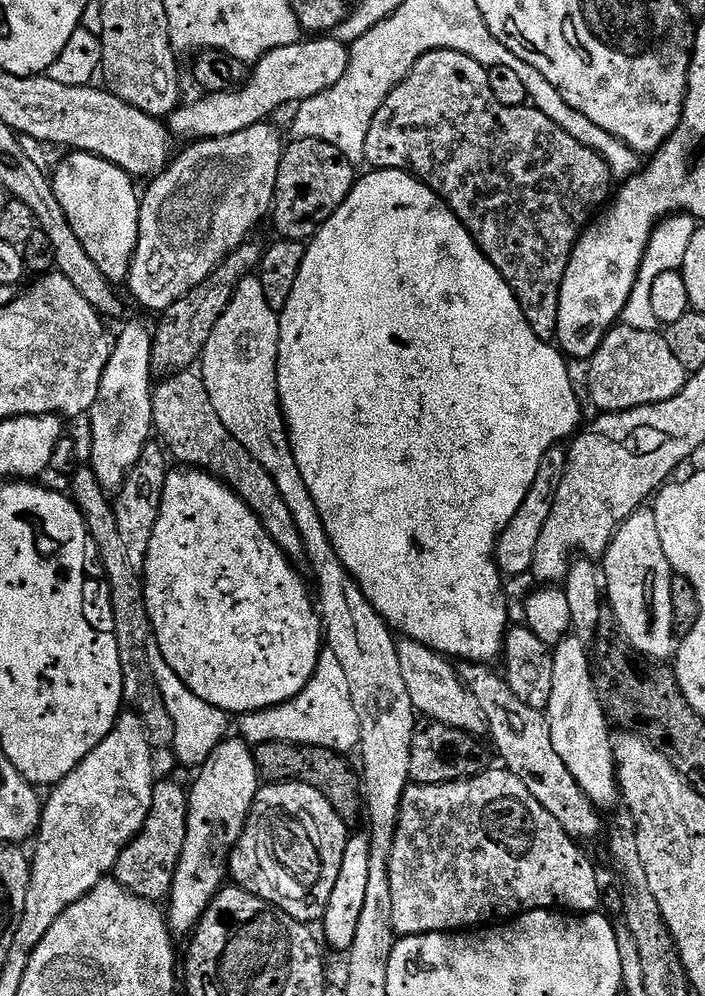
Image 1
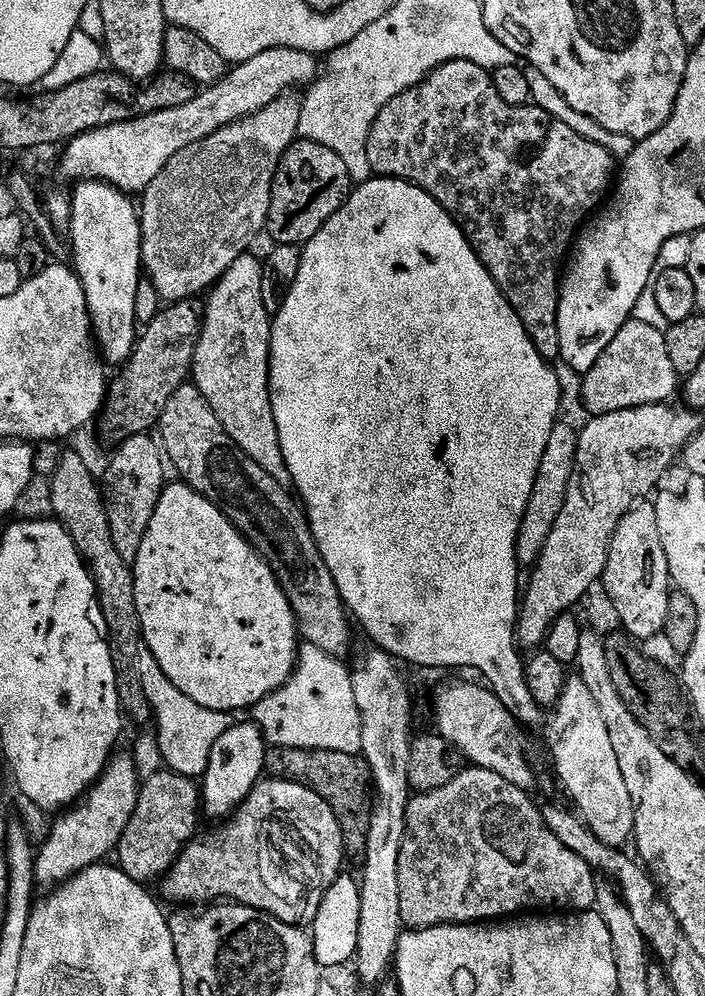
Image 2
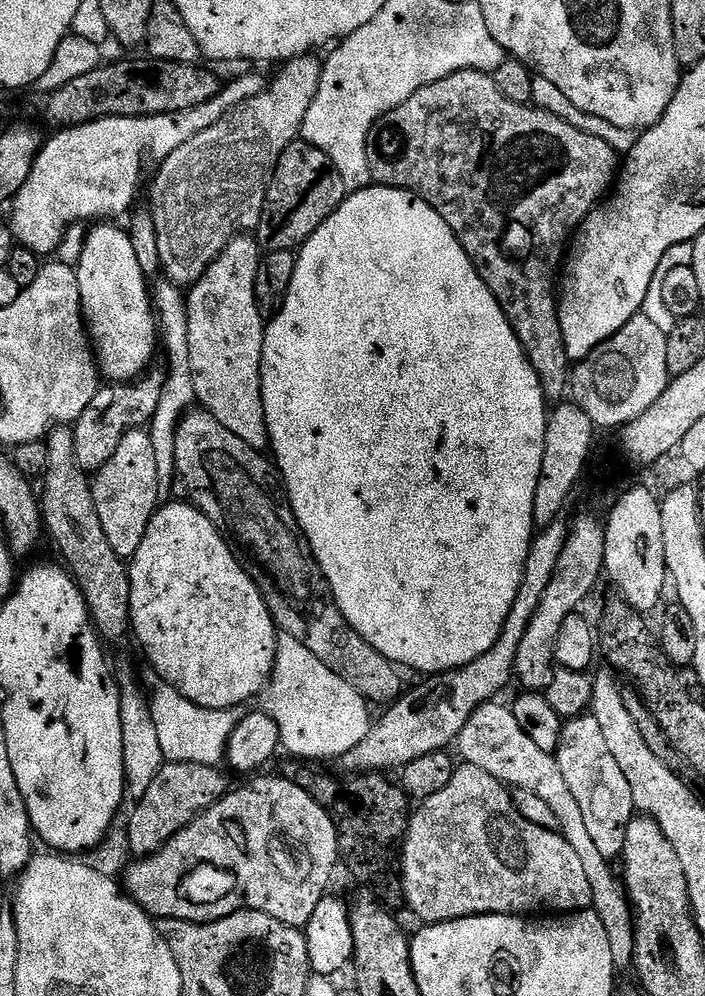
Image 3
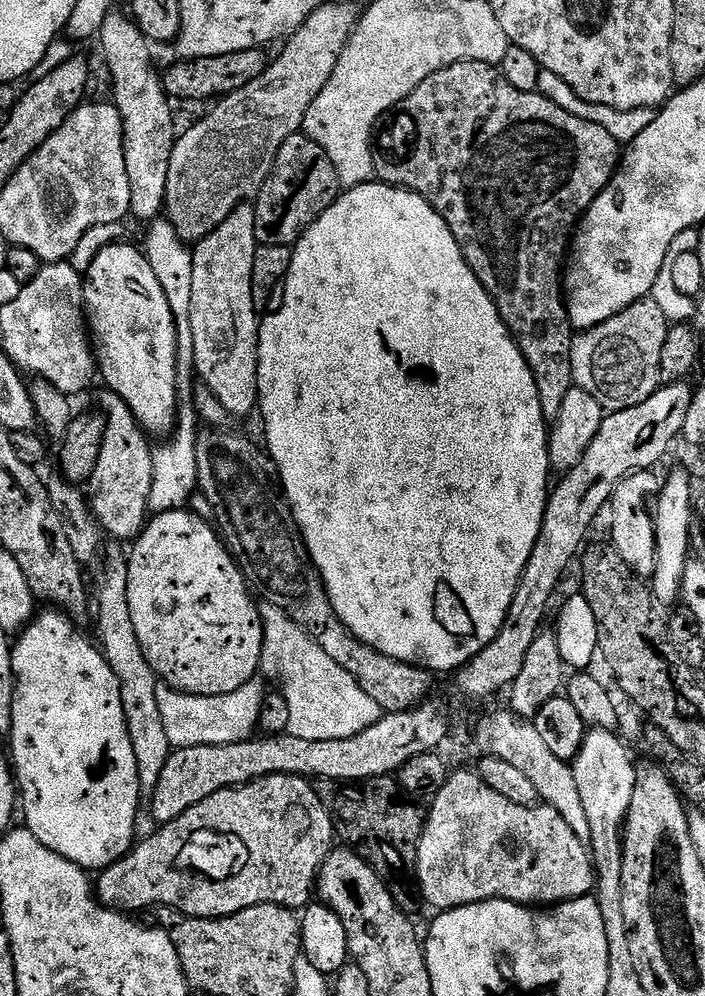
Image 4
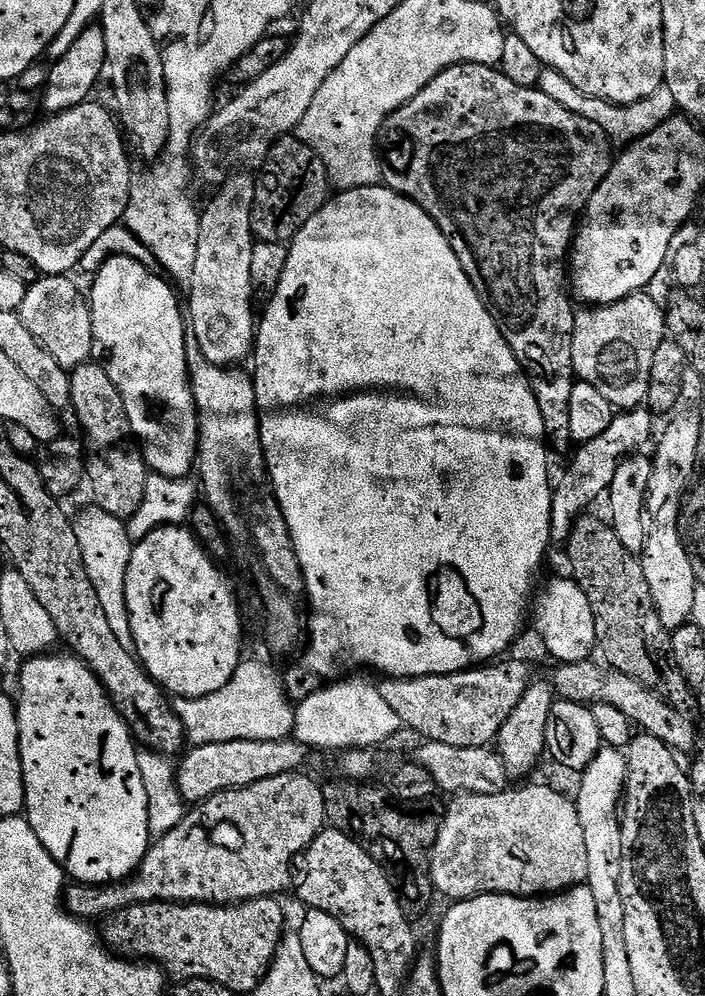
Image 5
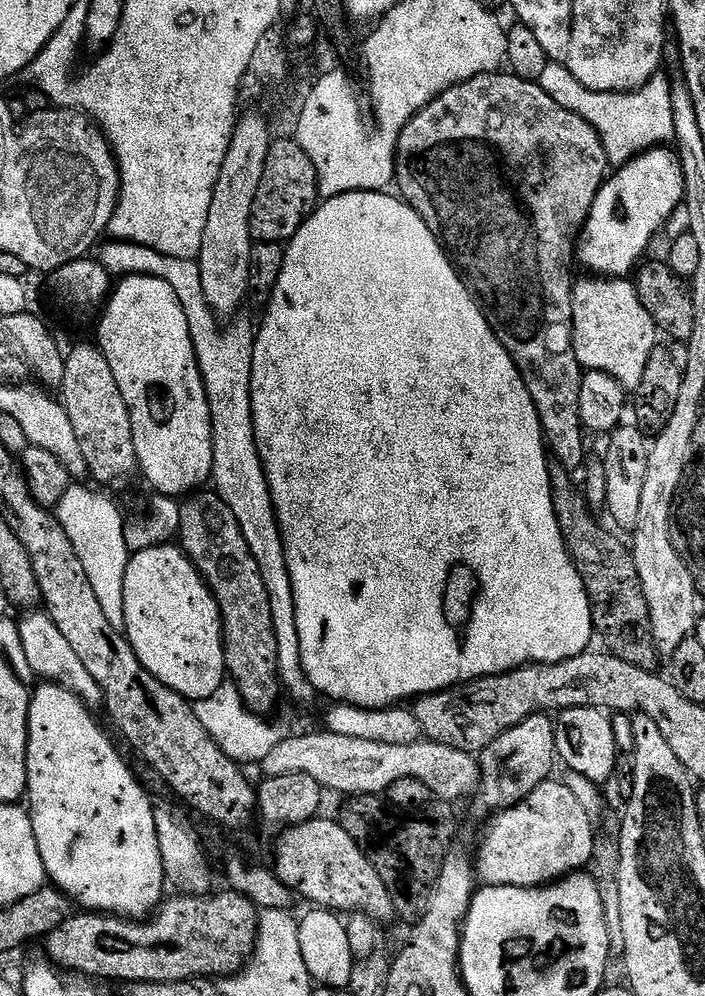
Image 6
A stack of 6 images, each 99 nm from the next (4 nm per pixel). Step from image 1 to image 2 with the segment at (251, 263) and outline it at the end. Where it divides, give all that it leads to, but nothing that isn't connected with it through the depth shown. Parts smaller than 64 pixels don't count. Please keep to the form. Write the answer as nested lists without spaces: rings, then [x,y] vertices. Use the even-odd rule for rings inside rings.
[[[189,298],[161,307],[154,322],[143,325],[139,333],[132,359],[123,365],[117,380],[111,381],[103,409],[98,417],[100,432],[108,440],[123,442],[129,436],[151,433],[162,418],[174,390],[189,383],[200,331],[204,328],[205,301]]]

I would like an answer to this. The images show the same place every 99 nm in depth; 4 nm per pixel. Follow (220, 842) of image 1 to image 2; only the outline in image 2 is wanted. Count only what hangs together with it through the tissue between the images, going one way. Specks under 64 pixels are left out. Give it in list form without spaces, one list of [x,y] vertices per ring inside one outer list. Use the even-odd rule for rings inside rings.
[[[255,722],[247,723],[232,723],[210,752],[210,762],[202,777],[202,812],[216,820],[212,822],[227,820],[265,775],[264,759],[270,745]]]

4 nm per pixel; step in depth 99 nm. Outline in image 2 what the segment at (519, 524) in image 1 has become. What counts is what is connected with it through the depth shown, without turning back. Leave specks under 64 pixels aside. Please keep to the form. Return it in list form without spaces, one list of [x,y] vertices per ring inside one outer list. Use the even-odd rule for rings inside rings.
[[[557,422],[554,430],[550,430],[550,442],[546,442],[546,454],[538,466],[534,490],[530,494],[526,514],[522,518],[522,526],[516,543],[516,558],[524,566],[535,565],[536,559],[542,554],[546,546],[546,538],[550,538],[550,530],[554,530],[554,522],[558,522],[562,502],[566,502],[572,475],[576,472],[580,433],[577,425],[564,423]]]

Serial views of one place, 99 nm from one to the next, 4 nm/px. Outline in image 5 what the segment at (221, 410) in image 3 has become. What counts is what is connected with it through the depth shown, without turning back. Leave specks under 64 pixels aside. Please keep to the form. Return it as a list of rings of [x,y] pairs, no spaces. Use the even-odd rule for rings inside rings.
[[[248,170],[233,171],[215,192],[216,197],[208,205],[203,205],[200,214],[198,258],[194,258],[194,274],[190,277],[192,289],[188,292],[188,300],[186,296],[186,312],[202,354],[215,367],[232,368],[243,365],[243,360],[253,355],[258,327],[257,317],[252,317],[254,293],[250,282],[256,176]]]

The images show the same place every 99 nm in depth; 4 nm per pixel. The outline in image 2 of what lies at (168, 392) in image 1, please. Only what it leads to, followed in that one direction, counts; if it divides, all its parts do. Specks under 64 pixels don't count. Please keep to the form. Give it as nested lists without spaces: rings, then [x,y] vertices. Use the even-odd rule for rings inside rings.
[[[189,382],[183,384],[178,390],[174,390],[174,398],[170,398],[166,410],[162,410],[158,436],[171,467],[173,464],[180,471],[179,479],[199,492],[205,493],[209,500],[219,504],[236,528],[267,560],[268,565],[272,567],[272,573],[284,587],[284,592],[292,603],[292,609],[296,611],[298,627],[303,639],[332,656],[343,657],[345,655],[343,652],[352,644],[353,621],[350,619],[350,612],[342,594],[334,582],[334,574],[330,574],[330,566],[326,566],[318,550],[318,542],[314,538],[312,527],[308,524],[307,511],[303,503],[294,495],[293,489],[284,480],[274,478],[274,474],[262,470],[262,466],[258,466],[258,462],[254,462],[250,454],[246,454],[237,446],[234,438],[230,438],[218,414],[210,406],[210,402],[206,402],[202,390],[198,390],[195,383]]]

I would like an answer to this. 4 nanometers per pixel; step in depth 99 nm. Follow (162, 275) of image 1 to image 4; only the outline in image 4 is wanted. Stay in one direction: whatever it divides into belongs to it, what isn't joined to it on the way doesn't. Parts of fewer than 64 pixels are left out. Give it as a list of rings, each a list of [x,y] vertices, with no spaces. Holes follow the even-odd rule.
[[[321,3],[320,8],[314,10],[310,18],[306,18],[304,25],[287,37],[280,57],[273,59],[260,77],[237,92],[223,97],[209,116],[202,117],[193,128],[188,128],[185,132],[183,129],[179,133],[170,154],[164,212],[181,240],[199,242],[222,222],[226,222],[226,218],[239,204],[255,201],[274,166],[274,158],[278,158],[278,150],[282,150],[282,142],[303,129],[304,119],[314,98],[318,98],[318,94],[322,94],[322,86],[330,82],[330,74],[334,74],[334,66],[338,66],[338,58],[348,45],[357,23],[358,8],[356,12],[354,5]]]

